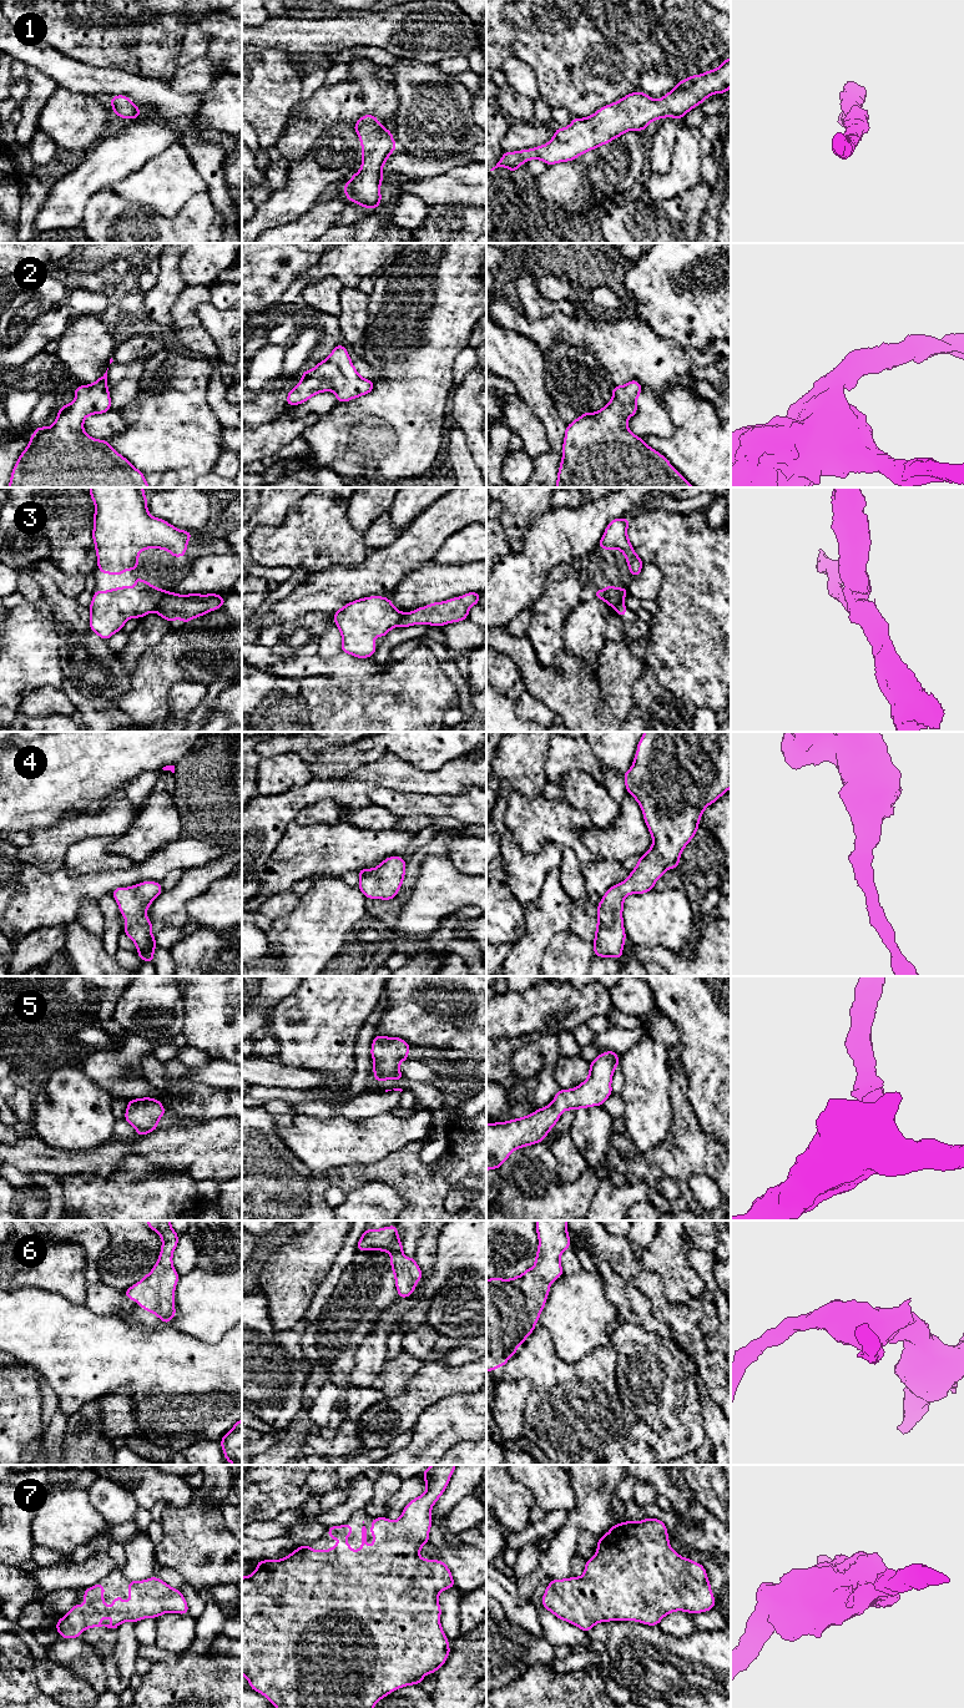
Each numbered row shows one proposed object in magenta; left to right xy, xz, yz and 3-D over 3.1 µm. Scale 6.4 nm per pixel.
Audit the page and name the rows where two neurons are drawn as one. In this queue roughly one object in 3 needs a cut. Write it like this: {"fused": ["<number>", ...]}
{"fused": ["3"]}

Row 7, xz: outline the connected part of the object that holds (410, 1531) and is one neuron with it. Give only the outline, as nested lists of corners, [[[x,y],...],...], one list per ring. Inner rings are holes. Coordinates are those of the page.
[[[431,1465],[428,1467],[423,1474],[424,1481],[427,1484],[427,1490],[423,1495],[418,1496],[417,1499],[412,1500],[402,1511],[402,1516],[397,1521],[390,1521],[387,1517],[378,1517],[372,1518],[372,1533],[374,1536],[373,1546],[369,1548],[367,1546],[367,1528],[365,1526],[362,1527],[362,1537],[359,1538],[359,1542],[363,1543],[360,1548],[358,1548],[355,1552],[352,1550],[352,1547],[347,1542],[347,1537],[353,1533],[352,1525],[347,1522],[345,1526],[333,1526],[328,1527],[328,1536],[332,1540],[340,1538],[340,1542],[338,1545],[334,1545],[332,1548],[327,1551],[319,1551],[319,1550],[312,1550],[309,1545],[303,1545],[299,1548],[294,1550],[289,1556],[282,1558],[282,1560],[264,1560],[257,1562],[257,1568],[254,1572],[249,1576],[242,1577],[242,1674],[247,1678],[249,1682],[249,1686],[253,1691],[263,1694],[267,1697],[272,1706],[277,1708],[373,1708],[382,1698],[388,1696],[389,1693],[412,1684],[420,1684],[423,1682],[423,1677],[429,1673],[435,1673],[439,1667],[441,1667],[446,1658],[449,1657],[450,1648],[449,1648],[449,1641],[440,1626],[440,1613],[441,1608],[438,1602],[438,1596],[440,1592],[443,1592],[446,1588],[455,1587],[454,1580],[451,1577],[451,1572],[443,1561],[438,1560],[427,1560],[420,1558],[420,1548],[423,1545],[429,1543],[429,1530],[433,1525],[431,1522],[431,1507],[438,1501],[438,1499],[443,1495],[445,1491],[449,1480],[455,1470],[456,1465]]]

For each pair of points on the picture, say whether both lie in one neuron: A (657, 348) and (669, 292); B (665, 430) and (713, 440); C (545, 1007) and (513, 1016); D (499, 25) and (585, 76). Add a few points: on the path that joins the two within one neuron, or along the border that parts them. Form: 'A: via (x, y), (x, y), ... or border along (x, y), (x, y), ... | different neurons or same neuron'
A: border along (637, 318), (684, 348) | different neurons
B: border along (661, 404), (672, 424), (672, 434), (644, 438) | different neurons
C: via (538, 1010), (520, 1011) | same neuron
D: border along (503, 13), (515, 30), (515, 41), (509, 47) | different neurons

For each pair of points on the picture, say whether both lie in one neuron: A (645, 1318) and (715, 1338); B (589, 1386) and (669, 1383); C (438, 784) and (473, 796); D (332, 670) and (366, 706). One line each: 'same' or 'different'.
A: different
B: different
C: different
D: different

